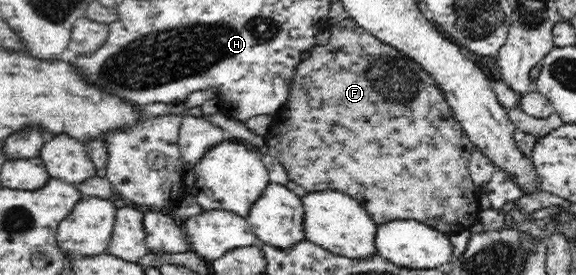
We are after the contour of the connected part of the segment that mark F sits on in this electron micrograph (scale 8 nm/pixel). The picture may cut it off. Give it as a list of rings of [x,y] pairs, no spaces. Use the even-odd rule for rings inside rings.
[[[353,18],[343,20],[333,26],[329,25],[331,38],[327,45],[316,45],[304,55],[301,63],[295,69],[295,79],[292,83],[287,103],[281,110],[273,115],[274,121],[268,132],[264,135],[264,143],[268,146],[268,153],[279,160],[280,165],[286,169],[291,182],[295,182],[307,192],[323,190],[342,191],[357,199],[363,207],[370,212],[370,216],[377,225],[393,220],[416,219],[421,223],[434,227],[437,231],[447,234],[456,234],[471,228],[480,221],[479,205],[480,190],[468,173],[471,154],[476,150],[463,128],[458,123],[452,108],[443,96],[442,89],[431,75],[423,70],[413,59],[401,51],[382,43],[369,31],[363,30]]]

